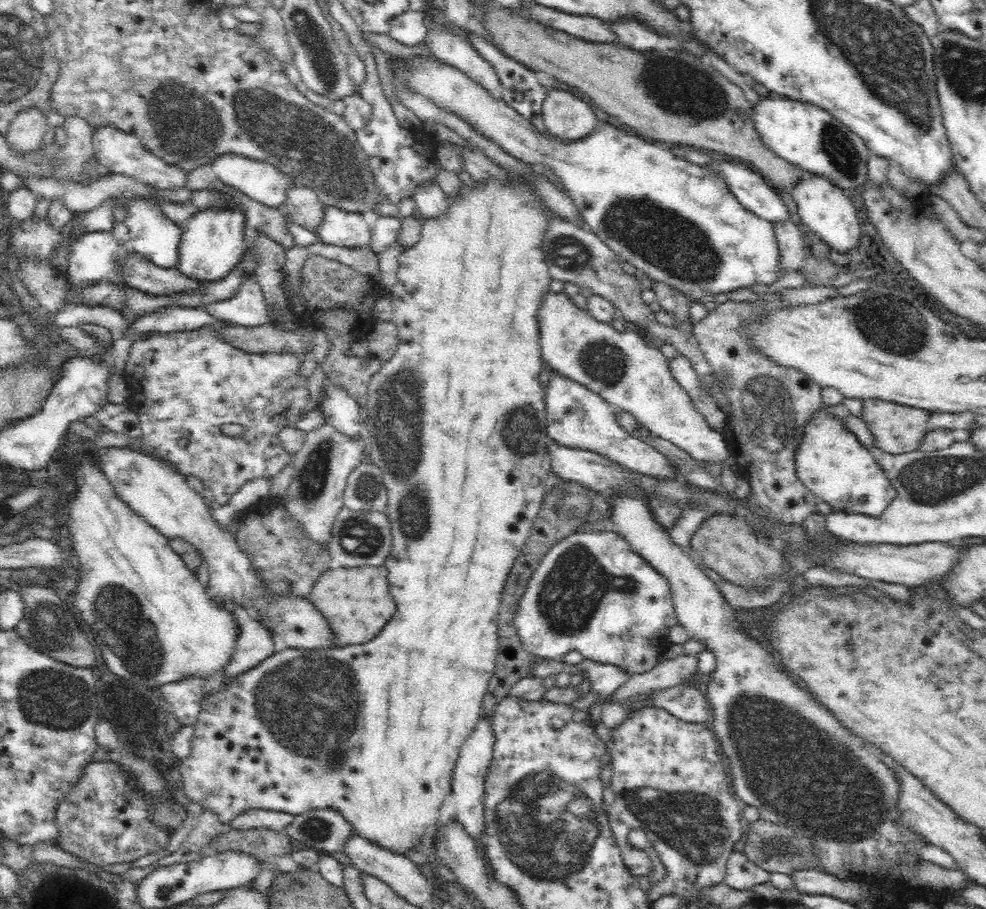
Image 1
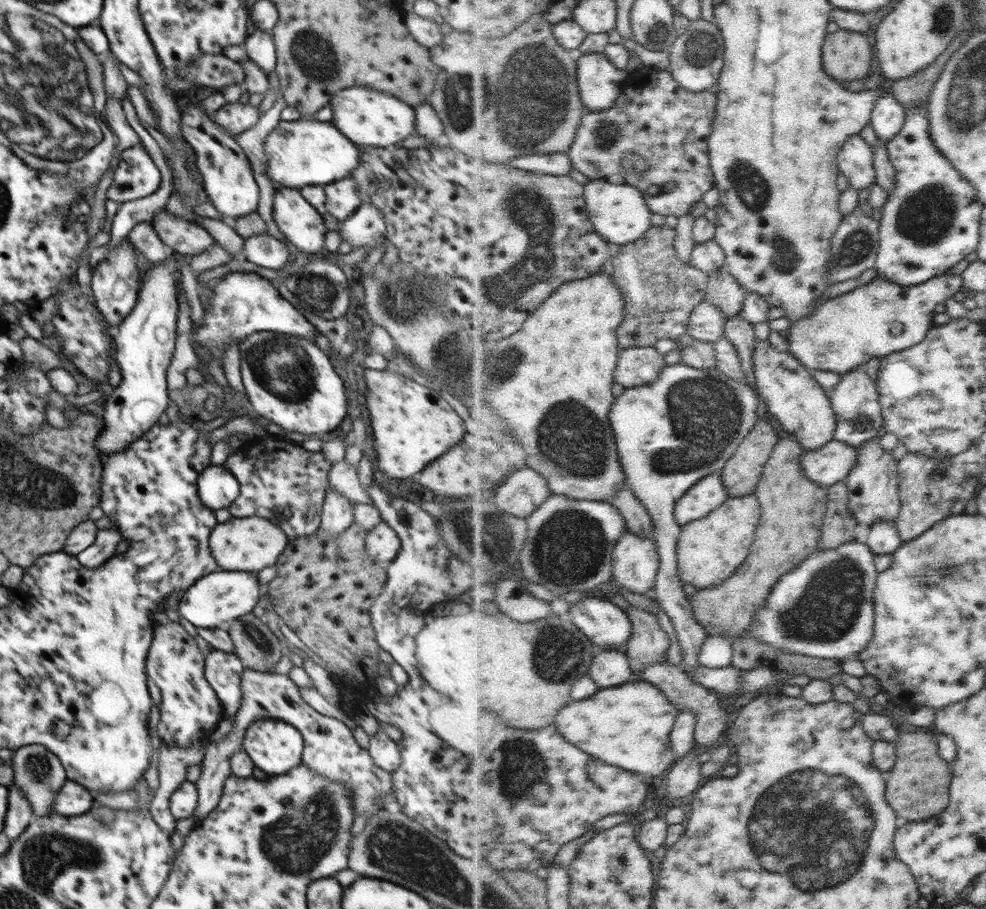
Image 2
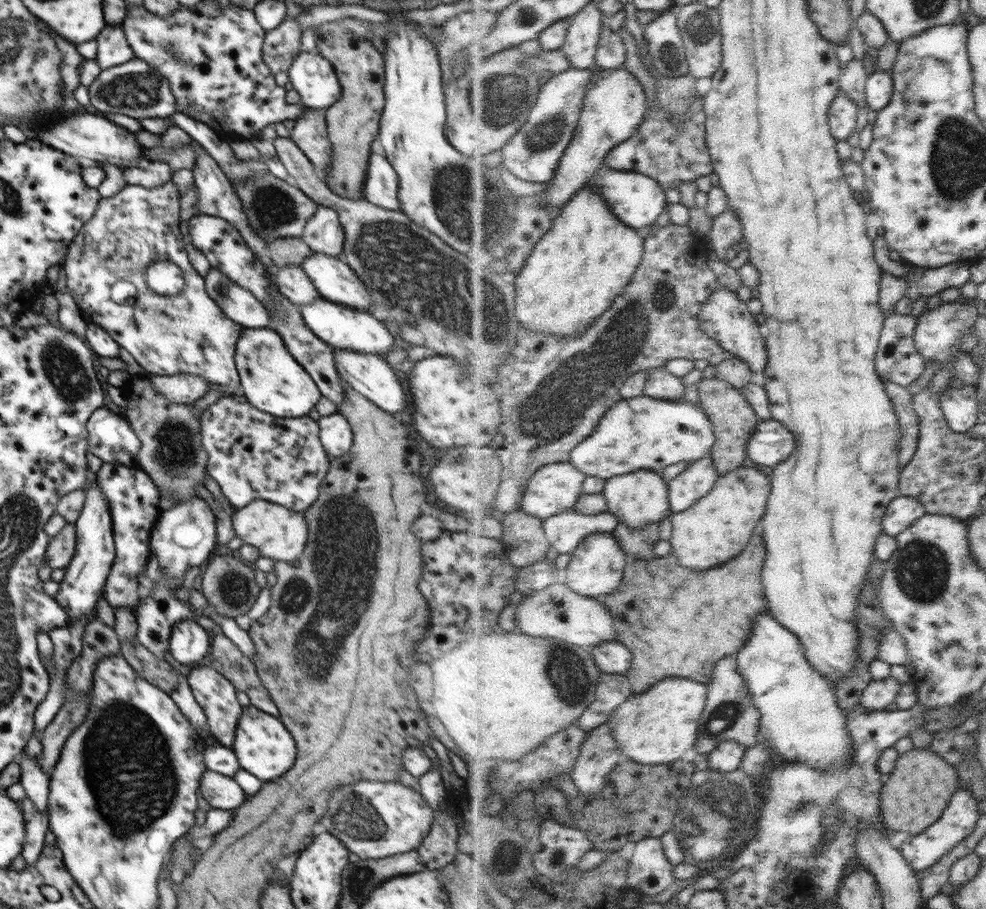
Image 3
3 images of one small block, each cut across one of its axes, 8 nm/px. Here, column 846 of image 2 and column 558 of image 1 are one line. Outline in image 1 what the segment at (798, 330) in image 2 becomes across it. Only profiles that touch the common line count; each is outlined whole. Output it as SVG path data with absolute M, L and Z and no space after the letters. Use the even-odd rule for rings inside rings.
M550 293L544 300L539 314L541 346L543 360L554 373L583 384L601 395L604 400L615 408L632 414L639 424L646 424L651 432L664 440L683 448L694 460L708 468L714 467L720 471L726 467L724 460L731 456L728 443L722 436L722 431L712 429L704 416L694 408L688 392L673 378L667 364L668 359L660 349L646 346L641 331L628 327L625 333L618 333L612 325L600 322L574 304L565 293Z

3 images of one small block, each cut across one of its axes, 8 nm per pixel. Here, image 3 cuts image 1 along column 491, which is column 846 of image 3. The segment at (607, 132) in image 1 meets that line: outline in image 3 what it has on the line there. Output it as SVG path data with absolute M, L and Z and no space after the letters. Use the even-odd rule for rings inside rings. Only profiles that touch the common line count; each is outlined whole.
M842 90L836 97L829 116L832 132L838 140L852 138L852 132L856 131L856 126L858 126L858 112L860 112L859 104Z

